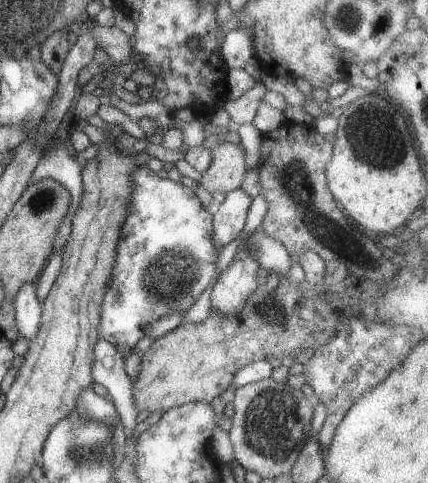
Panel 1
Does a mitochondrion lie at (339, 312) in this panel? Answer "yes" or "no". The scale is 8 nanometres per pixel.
no

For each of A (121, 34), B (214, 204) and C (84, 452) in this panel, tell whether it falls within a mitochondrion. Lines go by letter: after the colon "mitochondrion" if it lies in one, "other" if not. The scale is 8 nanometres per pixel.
A: other
B: other
C: mitochondrion

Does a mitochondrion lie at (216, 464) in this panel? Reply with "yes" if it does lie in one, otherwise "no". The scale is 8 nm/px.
no

